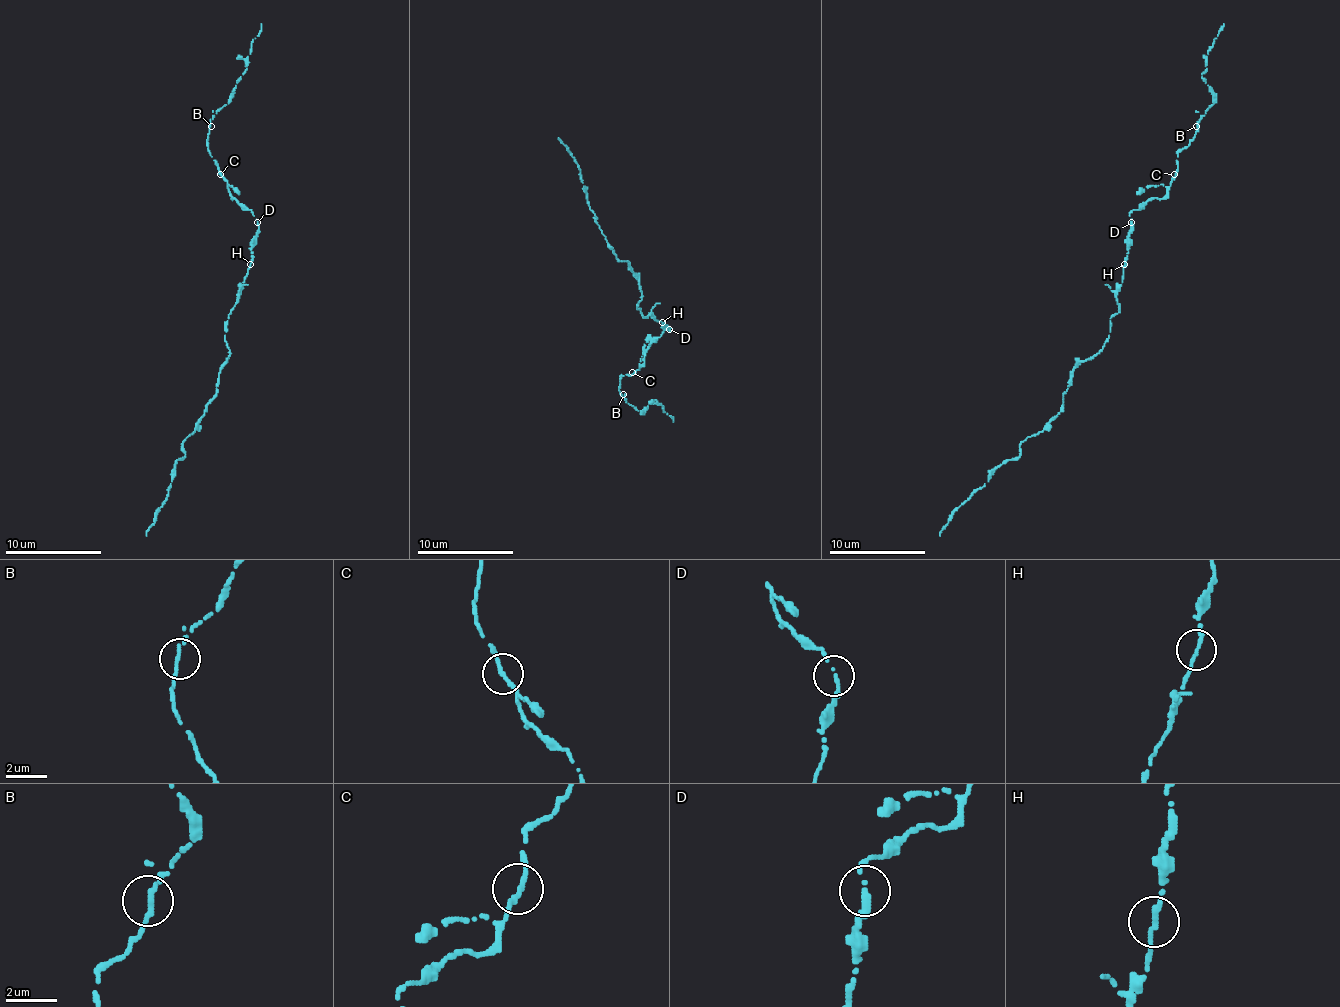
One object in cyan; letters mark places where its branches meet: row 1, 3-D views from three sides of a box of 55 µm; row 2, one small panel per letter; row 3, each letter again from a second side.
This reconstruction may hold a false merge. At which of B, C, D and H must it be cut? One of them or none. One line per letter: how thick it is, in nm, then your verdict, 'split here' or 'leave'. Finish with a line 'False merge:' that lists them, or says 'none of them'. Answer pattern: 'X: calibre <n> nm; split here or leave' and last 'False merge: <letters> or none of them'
B: calibre 190 nm; leave
C: calibre 200 nm; leave
D: calibre 200 nm; leave
H: calibre 200 nm; leave
False merge: none of them

